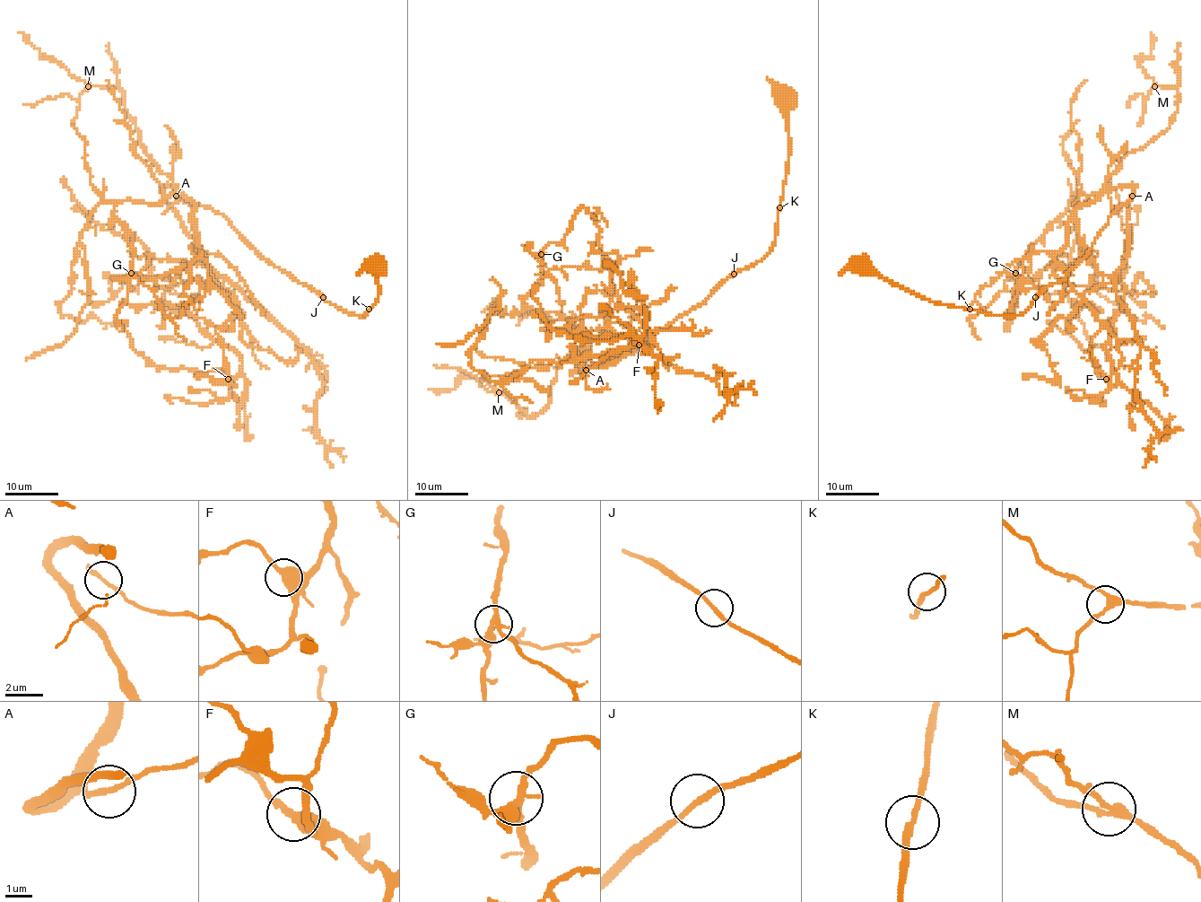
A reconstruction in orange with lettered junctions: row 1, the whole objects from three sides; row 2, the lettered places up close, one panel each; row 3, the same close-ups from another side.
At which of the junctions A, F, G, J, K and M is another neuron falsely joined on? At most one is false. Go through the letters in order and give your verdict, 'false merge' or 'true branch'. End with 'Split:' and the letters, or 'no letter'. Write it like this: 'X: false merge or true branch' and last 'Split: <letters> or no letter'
A: true branch
F: true branch
G: true branch
J: true branch
K: true branch
M: true branch
Split: no letter

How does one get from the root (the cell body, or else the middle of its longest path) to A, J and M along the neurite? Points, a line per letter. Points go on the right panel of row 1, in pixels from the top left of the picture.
A: (861, 267), (935, 302), (1018, 316), (1066, 275), (1108, 218), (1131, 196)
J: (861, 267), (864, 272), (881, 275), (932, 301), (996, 316), (1018, 316), (1029, 308), (1035, 297)
M: (861, 267), (935, 302), (1023, 313), (1129, 201), (1130, 187), (1106, 179), (1179, 108), (1174, 86), (1154, 86)

